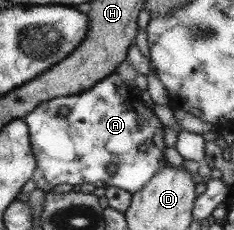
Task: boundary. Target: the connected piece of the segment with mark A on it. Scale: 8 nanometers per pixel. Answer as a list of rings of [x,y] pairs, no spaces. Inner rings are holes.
[[[115,71],[82,93],[40,102],[22,119],[29,131],[32,155],[36,162],[31,179],[36,188],[43,192],[50,192],[59,183],[71,186],[90,183],[94,187],[118,188],[131,194],[142,189],[157,169],[168,164],[163,154],[163,125],[154,116],[152,109],[144,106],[140,97],[129,91]],[[60,107],[68,107],[65,117],[58,116]],[[109,163],[117,165],[114,175],[106,173],[105,167]]]

